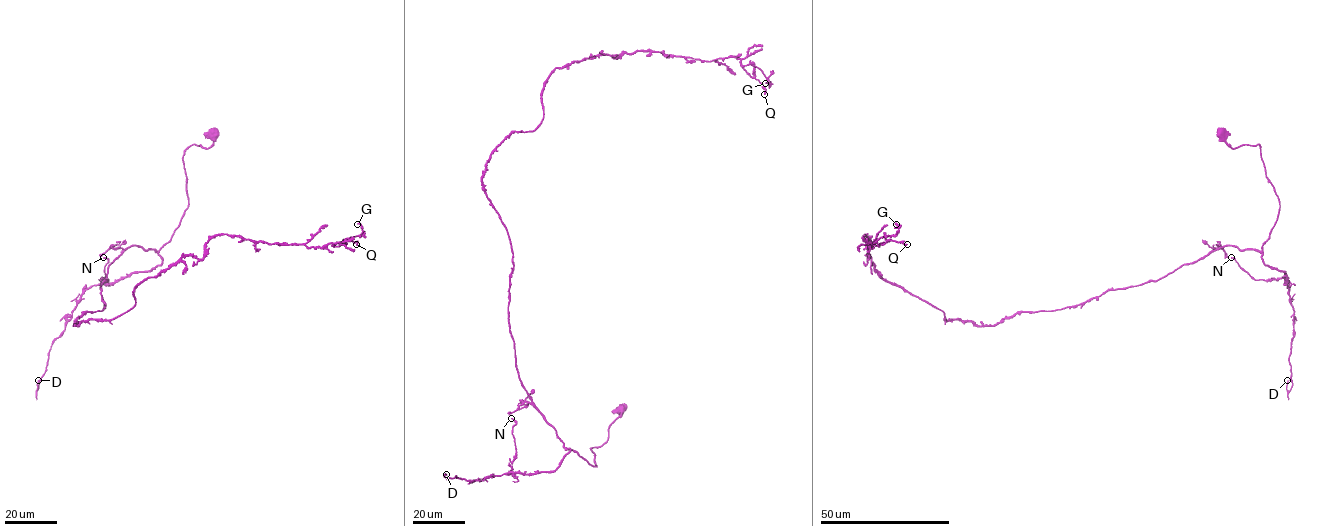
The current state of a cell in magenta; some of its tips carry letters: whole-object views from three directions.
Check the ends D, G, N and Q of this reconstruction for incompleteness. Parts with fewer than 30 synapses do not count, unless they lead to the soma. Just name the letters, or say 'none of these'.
none of these

